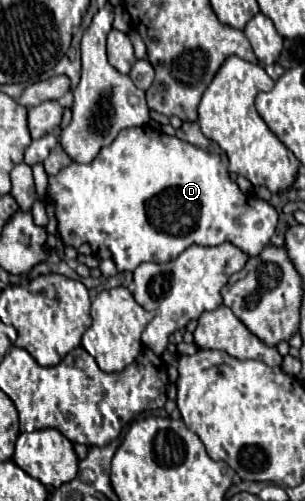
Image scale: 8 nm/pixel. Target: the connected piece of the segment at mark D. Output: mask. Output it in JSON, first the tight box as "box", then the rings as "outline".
{"box":[49,126,277,272],"outline":[[[139,126],[139,128],[125,128],[123,132],[117,134],[117,138],[113,140],[113,144],[109,146],[103,146],[101,152],[97,154],[97,158],[89,164],[75,164],[71,162],[67,168],[63,168],[63,172],[59,172],[57,176],[51,176],[49,178],[49,200],[55,202],[57,210],[55,210],[55,216],[59,220],[59,232],[61,232],[61,238],[63,242],[69,246],[75,246],[79,248],[83,242],[89,242],[91,248],[93,248],[93,254],[101,260],[105,258],[111,258],[115,260],[119,272],[123,270],[135,270],[139,264],[143,262],[157,262],[157,264],[165,264],[165,262],[171,262],[175,260],[189,244],[199,244],[199,246],[217,246],[217,244],[223,244],[223,242],[231,242],[235,246],[239,246],[245,254],[249,256],[257,256],[271,240],[273,232],[275,232],[275,226],[277,226],[277,212],[271,204],[267,204],[265,200],[258,198],[253,194],[245,194],[237,188],[237,184],[229,178],[229,172],[227,172],[227,166],[229,166],[229,160],[225,154],[209,154],[205,150],[199,150],[195,146],[191,146],[189,142],[183,142],[179,140],[177,136],[167,136],[159,130],[153,130],[151,126]]]}

